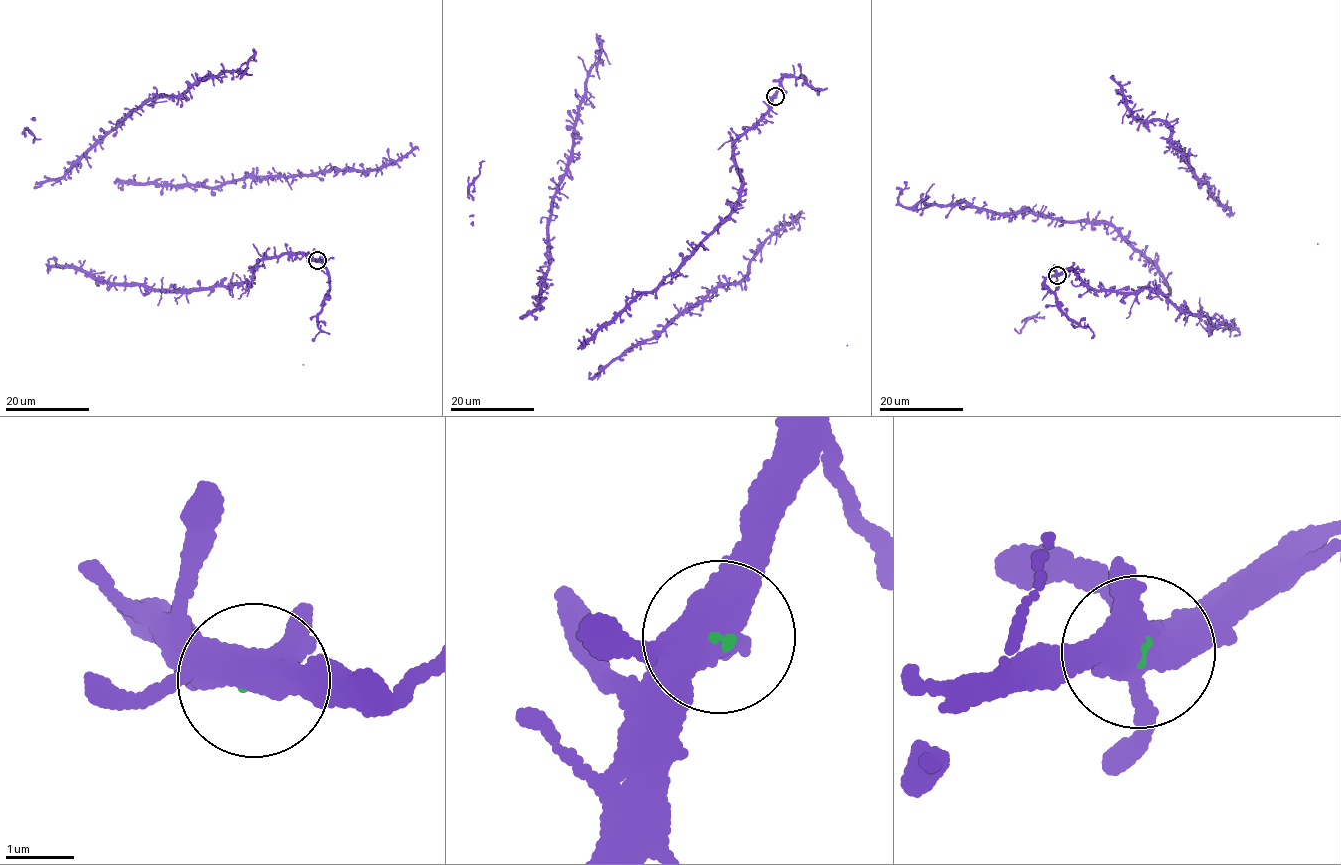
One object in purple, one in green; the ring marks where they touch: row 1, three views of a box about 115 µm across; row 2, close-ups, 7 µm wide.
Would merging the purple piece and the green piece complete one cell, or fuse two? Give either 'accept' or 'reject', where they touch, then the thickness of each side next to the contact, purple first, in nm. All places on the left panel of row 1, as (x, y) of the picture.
accept; at (317, 260); 480 nm thick on the purple side, 60 nm on the other

